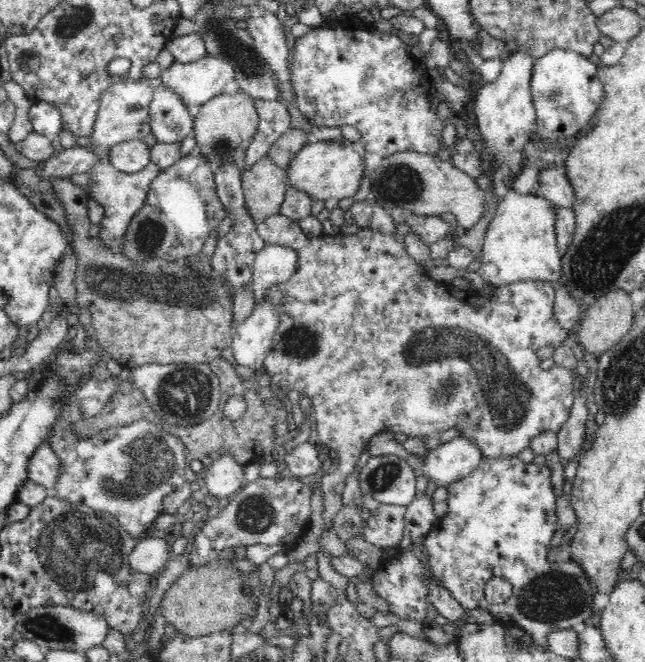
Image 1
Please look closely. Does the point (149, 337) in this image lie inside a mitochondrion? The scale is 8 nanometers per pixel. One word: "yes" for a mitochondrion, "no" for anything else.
no

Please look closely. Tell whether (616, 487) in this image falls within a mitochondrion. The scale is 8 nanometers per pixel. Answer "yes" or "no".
no

